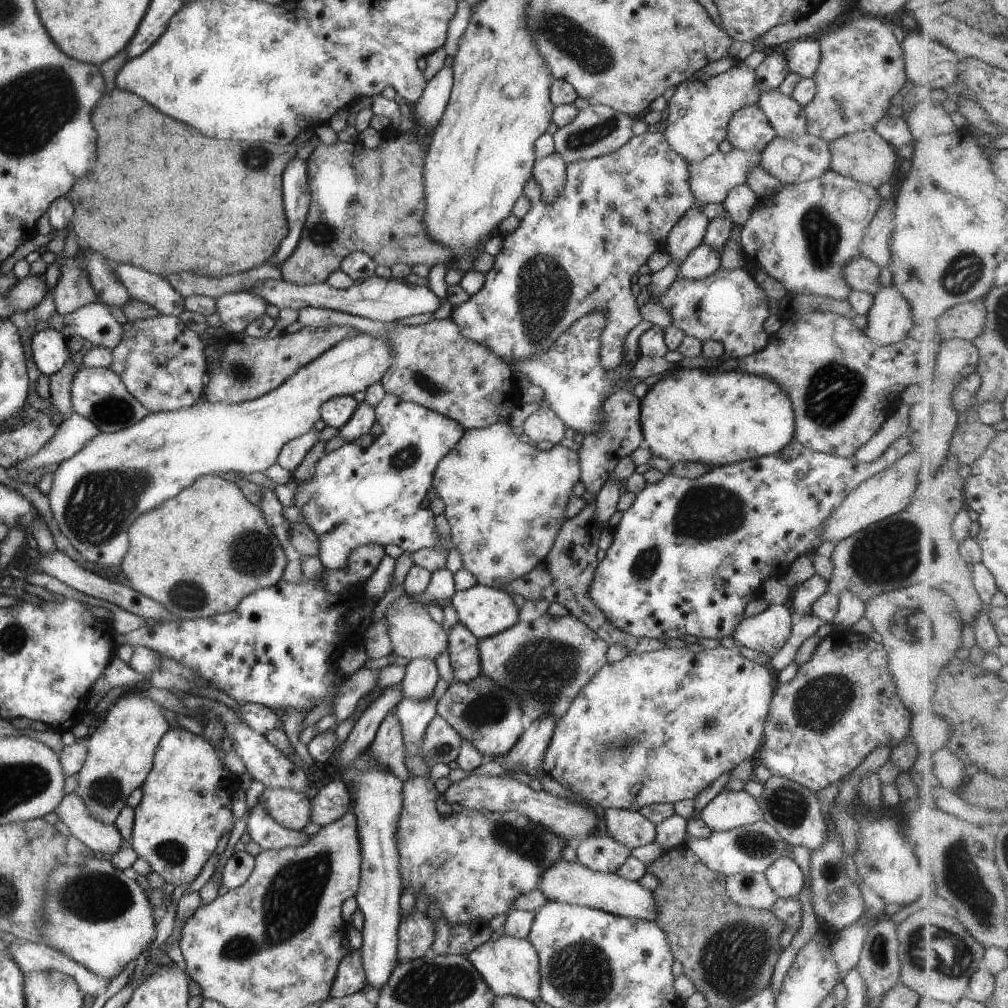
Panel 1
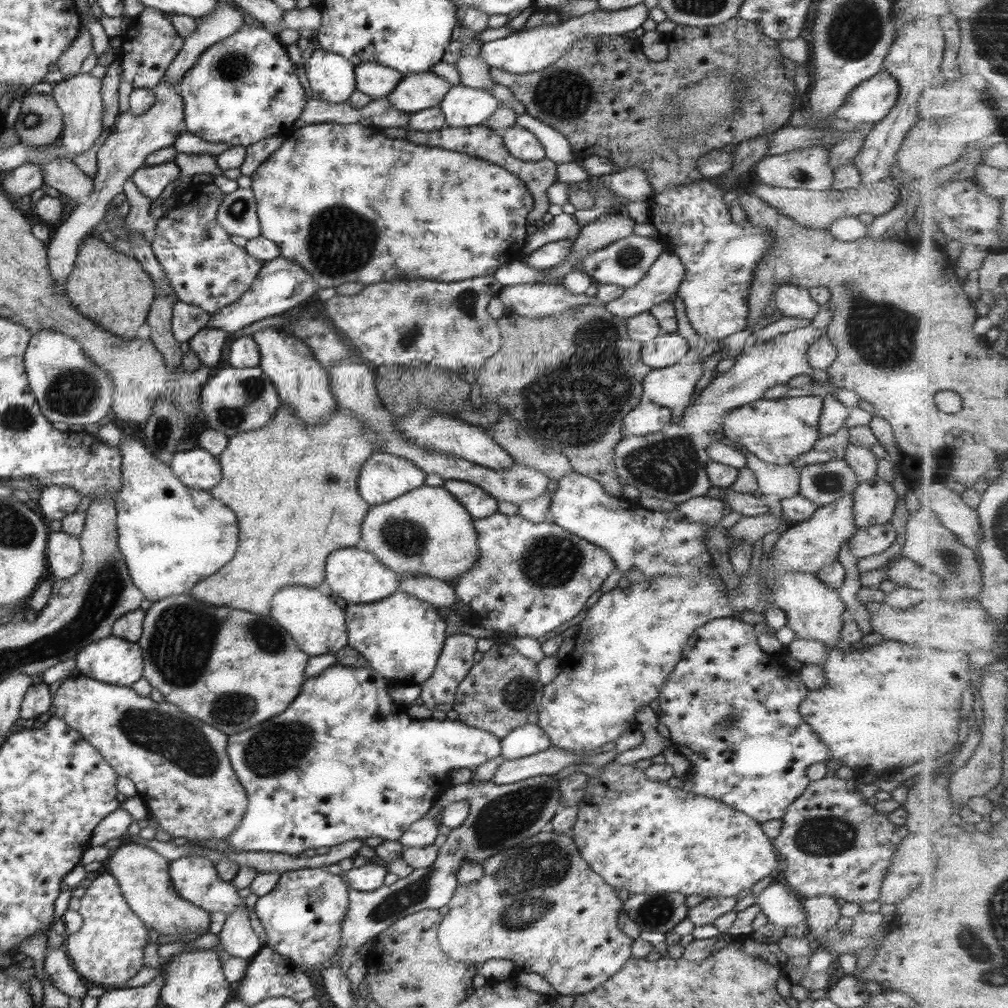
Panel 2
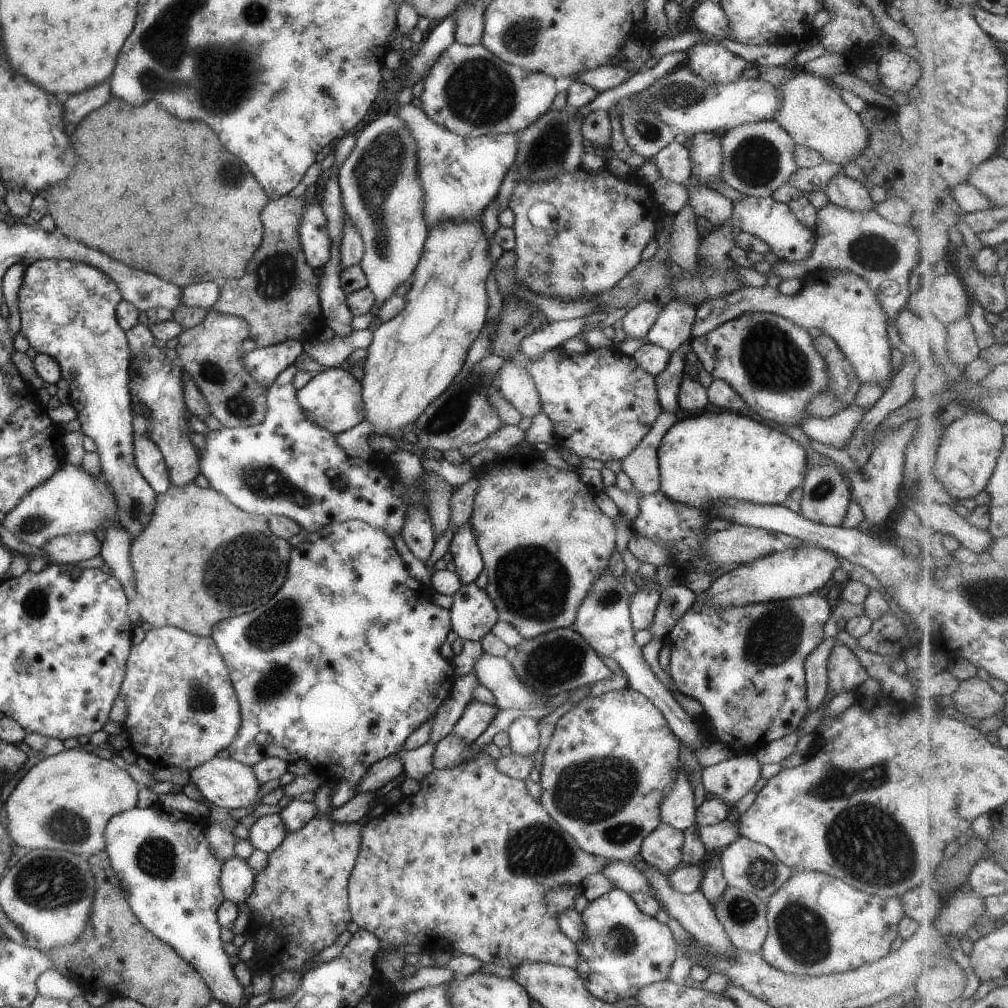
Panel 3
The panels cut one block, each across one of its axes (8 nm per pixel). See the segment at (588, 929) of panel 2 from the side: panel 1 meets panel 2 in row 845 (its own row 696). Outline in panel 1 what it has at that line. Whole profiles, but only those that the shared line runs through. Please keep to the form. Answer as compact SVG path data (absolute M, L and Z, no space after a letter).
M545 612L533 622L517 621L493 636L479 638L480 673L519 700L525 724L545 716L557 722L579 690L606 663L607 649L608 644L575 616L553 618Z

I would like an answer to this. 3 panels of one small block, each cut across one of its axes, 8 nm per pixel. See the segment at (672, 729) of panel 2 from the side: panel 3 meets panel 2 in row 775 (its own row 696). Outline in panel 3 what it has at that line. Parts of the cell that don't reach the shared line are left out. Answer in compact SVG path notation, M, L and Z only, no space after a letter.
M809 593L800 597L793 597L787 600L775 600L775 602L761 602L761 604L745 604L745 606L731 608L719 608L719 606L703 606L703 604L692 604L673 624L671 630L666 634L663 644L670 652L669 672L670 679L680 693L688 694L699 702L703 713L701 715L701 725L706 727L706 732L715 741L721 742L734 754L754 753L756 749L766 745L769 741L781 738L797 728L797 725L805 716L807 710L806 702L806 682L805 668L803 662L805 658L817 648L817 644L823 640L823 624L830 616L833 604L819 594Z

